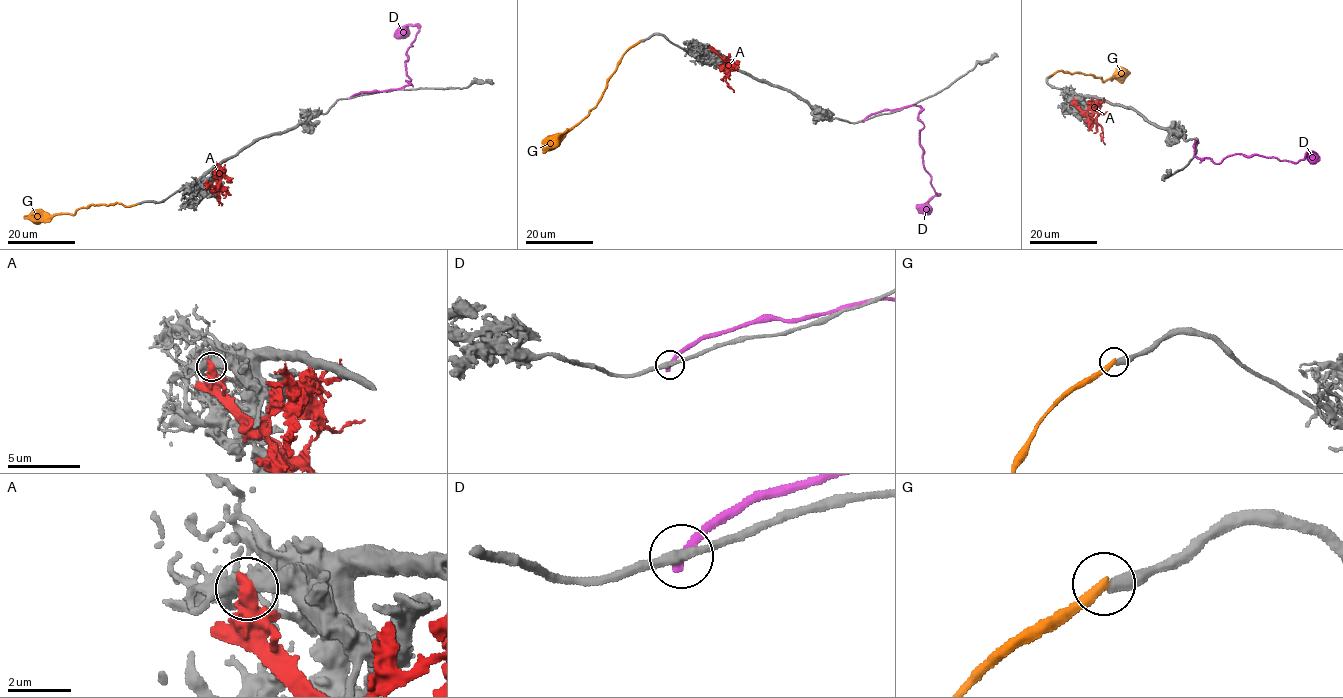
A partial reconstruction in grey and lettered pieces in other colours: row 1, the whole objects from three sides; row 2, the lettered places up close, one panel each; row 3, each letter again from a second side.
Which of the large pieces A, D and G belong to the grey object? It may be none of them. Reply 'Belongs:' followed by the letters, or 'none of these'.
Belongs: G

